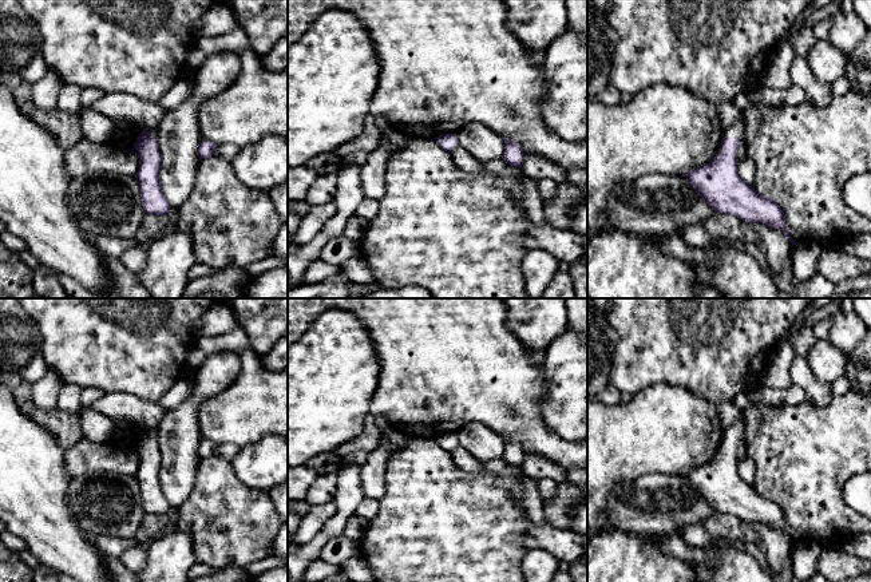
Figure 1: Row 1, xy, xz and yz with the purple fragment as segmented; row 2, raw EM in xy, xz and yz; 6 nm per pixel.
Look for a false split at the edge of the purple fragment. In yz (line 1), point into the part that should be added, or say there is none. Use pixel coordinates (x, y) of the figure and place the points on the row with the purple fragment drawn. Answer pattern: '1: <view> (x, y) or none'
1: yz (736, 130)

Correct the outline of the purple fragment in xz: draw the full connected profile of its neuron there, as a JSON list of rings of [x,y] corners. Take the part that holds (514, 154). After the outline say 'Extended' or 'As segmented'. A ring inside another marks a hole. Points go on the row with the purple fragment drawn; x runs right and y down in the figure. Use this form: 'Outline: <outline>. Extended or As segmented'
Outline: [[[503,136],[503,140],[504,140],[503,161],[507,165],[522,167],[523,161],[524,161],[523,149],[518,143],[507,139],[506,136]]]. As segmented

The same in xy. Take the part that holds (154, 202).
Outline: [[[143,128],[134,144],[139,157],[139,169],[135,175],[140,202],[146,214],[167,214],[170,205],[161,187],[159,170],[162,155],[159,151],[157,128]]]. Extended

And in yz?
Outline: [[[740,115],[735,123],[724,130],[722,142],[714,158],[698,167],[689,170],[685,177],[696,193],[710,205],[718,214],[732,214],[745,222],[761,222],[781,230],[791,241],[792,246],[797,242],[788,234],[784,211],[775,199],[759,195],[753,186],[747,185],[739,175],[737,150],[744,131],[744,118]]]. Extended

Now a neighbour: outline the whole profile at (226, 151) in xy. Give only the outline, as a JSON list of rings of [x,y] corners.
[[[222,143],[217,146],[214,155],[219,157],[223,161],[231,162],[238,151],[239,147],[233,143]]]

